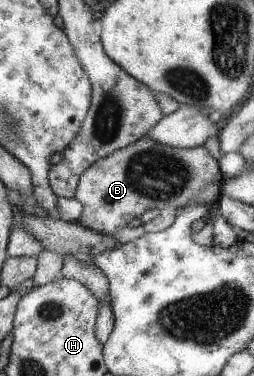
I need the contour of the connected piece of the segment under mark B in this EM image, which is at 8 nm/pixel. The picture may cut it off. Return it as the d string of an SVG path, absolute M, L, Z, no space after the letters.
M142 137L97 160L80 175L75 197L84 204L84 210L78 223L99 233L112 234L116 228L140 218L146 210L178 211L186 207L188 200L192 200L208 182L221 182L222 179L218 161L204 145L182 149Z

